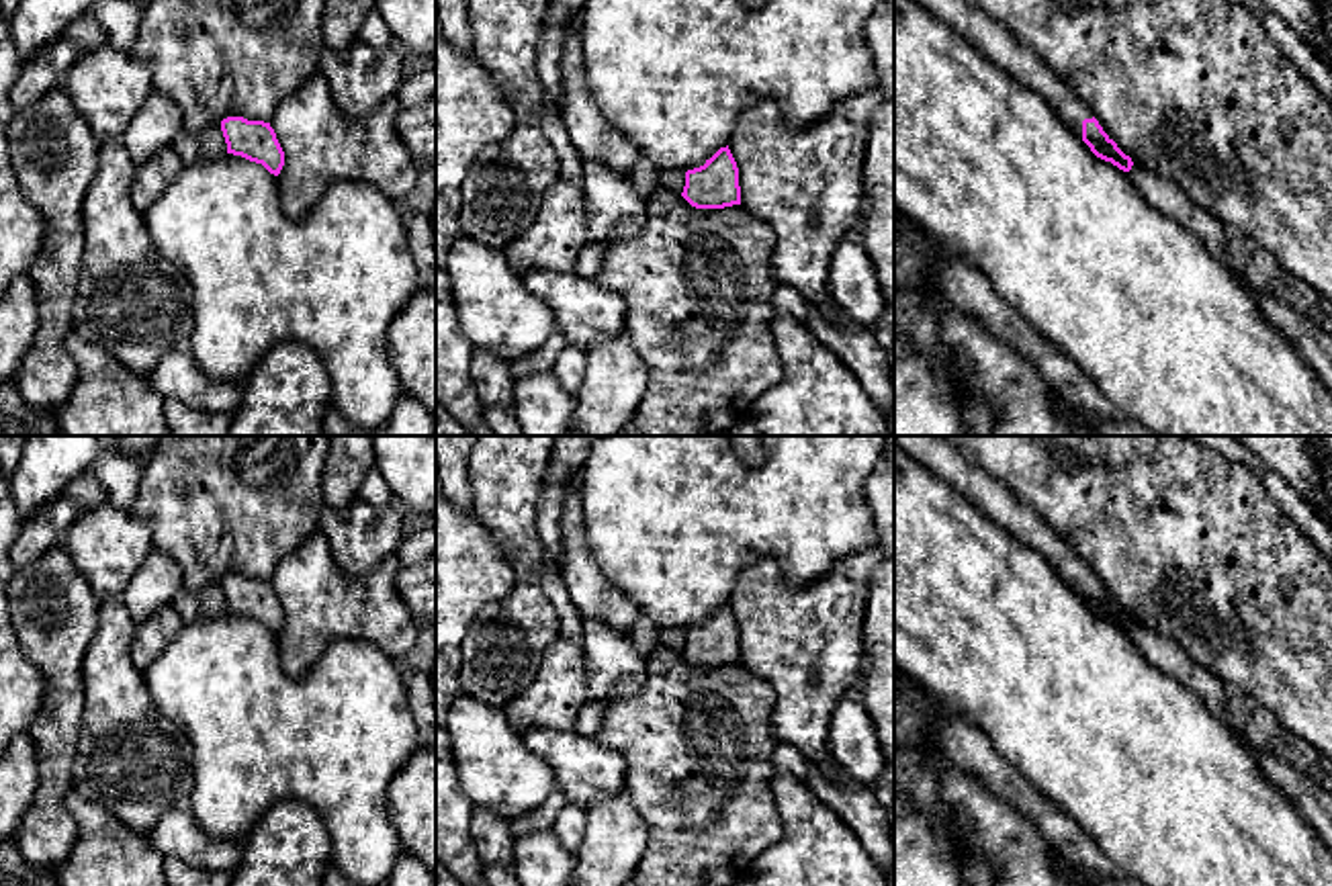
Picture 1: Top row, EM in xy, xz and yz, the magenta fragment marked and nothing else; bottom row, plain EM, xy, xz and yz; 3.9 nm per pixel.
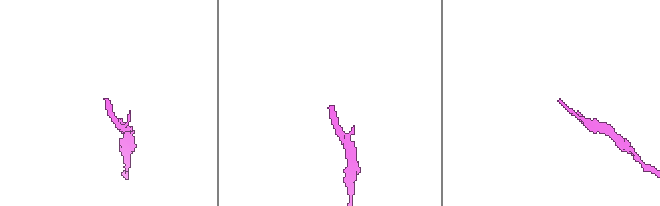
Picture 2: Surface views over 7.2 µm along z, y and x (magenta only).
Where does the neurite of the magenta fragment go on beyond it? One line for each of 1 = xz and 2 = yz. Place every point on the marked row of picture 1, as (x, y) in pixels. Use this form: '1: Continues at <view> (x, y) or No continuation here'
1: No continuation here
2: Continues at yz (993, 39)

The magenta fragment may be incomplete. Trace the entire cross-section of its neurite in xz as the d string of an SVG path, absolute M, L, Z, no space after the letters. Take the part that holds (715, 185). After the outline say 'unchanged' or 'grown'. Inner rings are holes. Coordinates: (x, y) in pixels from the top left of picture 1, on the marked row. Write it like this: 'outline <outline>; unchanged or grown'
outline M728 145L720 147L704 166L685 172L681 196L696 209L741 205L739 168Z; unchanged

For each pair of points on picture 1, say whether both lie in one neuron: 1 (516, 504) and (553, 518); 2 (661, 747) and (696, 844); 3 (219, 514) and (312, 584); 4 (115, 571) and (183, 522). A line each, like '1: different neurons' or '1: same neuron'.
1: different neurons
2: same neuron
3: different neurons
4: different neurons

